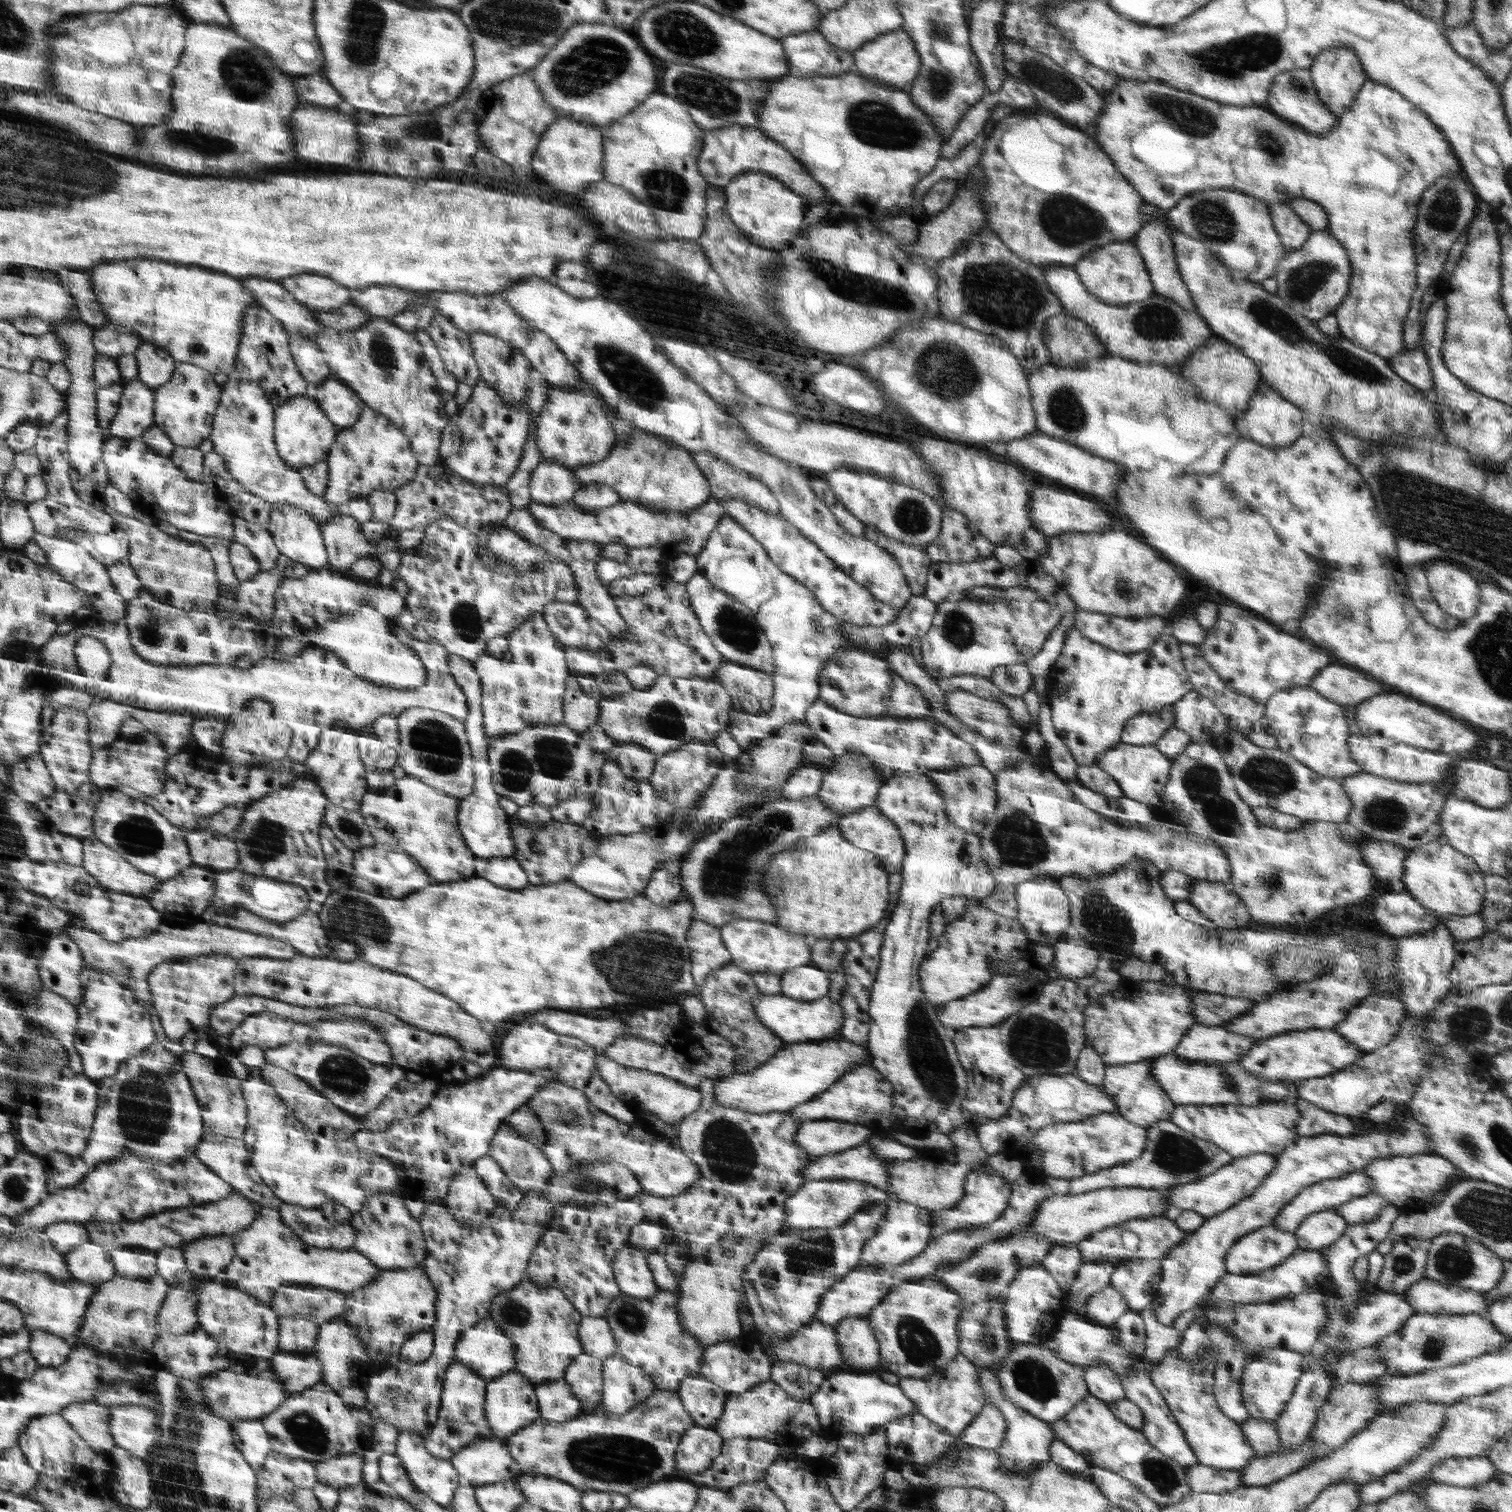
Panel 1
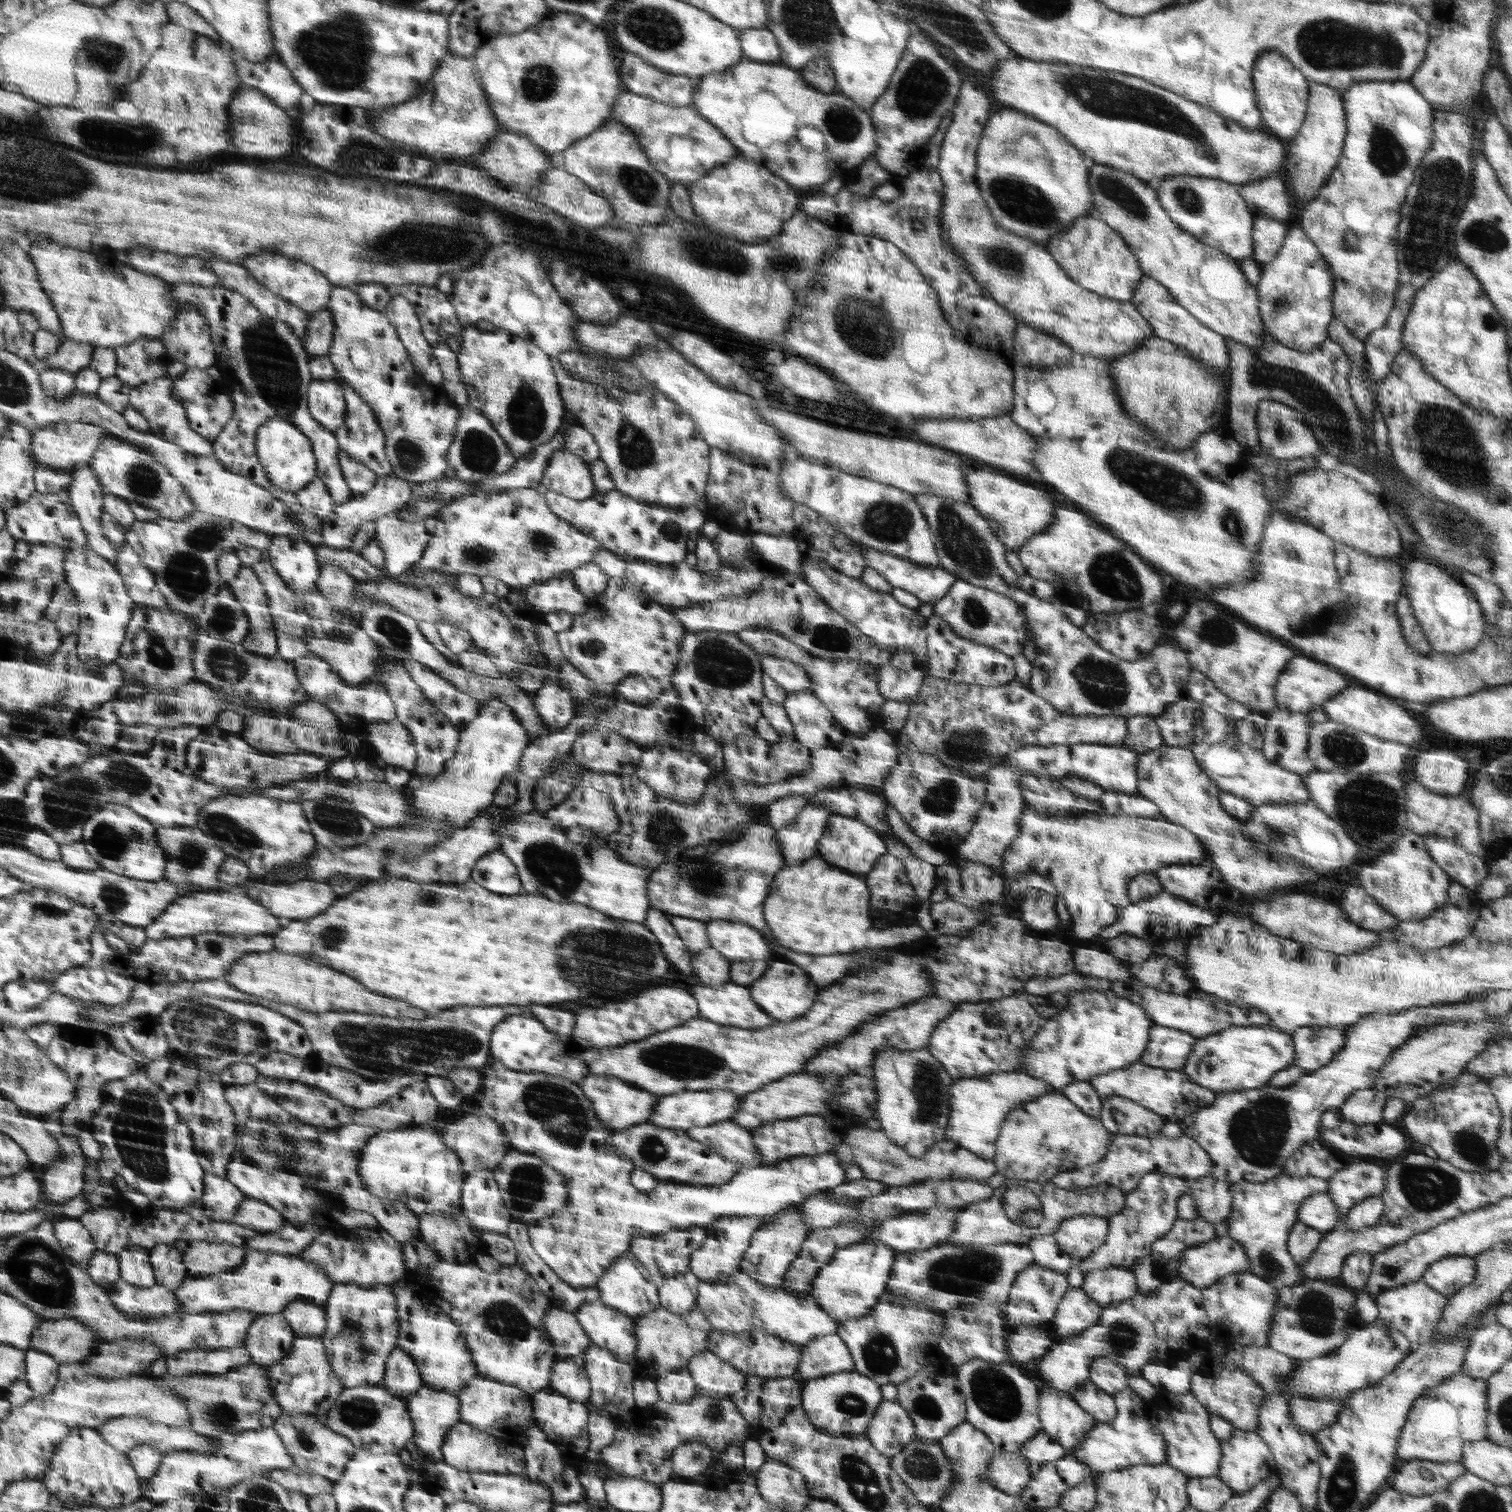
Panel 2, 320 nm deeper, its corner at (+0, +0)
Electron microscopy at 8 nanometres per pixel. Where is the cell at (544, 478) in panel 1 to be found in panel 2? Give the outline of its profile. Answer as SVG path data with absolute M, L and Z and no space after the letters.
M565 448L554 450L542 483L549 491L560 492L573 499L590 498L596 490L589 465L581 456Z

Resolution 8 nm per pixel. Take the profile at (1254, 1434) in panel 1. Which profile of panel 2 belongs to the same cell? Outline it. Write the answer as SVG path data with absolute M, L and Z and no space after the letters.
M1234 1429L1225 1441L1221 1441L1222 1456L1217 1478L1226 1483L1235 1496L1252 1490L1256 1484L1264 1481L1270 1473L1277 1470L1275 1458L1270 1447L1256 1434L1256 1431Z

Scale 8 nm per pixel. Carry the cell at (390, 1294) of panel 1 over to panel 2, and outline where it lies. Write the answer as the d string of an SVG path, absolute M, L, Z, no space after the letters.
M355 1282L335 1283L324 1307L327 1328L320 1338L331 1368L342 1380L343 1388L381 1384L386 1374L387 1359L397 1348L400 1334L394 1289L388 1284L364 1288Z

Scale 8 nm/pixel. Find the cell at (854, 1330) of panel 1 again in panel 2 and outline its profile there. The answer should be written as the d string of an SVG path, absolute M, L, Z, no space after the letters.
M836 1334L821 1335L804 1346L804 1355L796 1375L802 1381L852 1371L854 1357L847 1342Z

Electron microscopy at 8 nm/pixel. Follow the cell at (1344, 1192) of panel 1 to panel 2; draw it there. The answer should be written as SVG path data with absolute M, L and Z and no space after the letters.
M1281 1173L1261 1183L1230 1183L1229 1190L1232 1193L1232 1210L1226 1219L1230 1226L1225 1236L1244 1249L1250 1261L1249 1272L1269 1282L1278 1291L1302 1282L1298 1267L1287 1249L1288 1236L1297 1224L1302 1202L1308 1200L1308 1196L1328 1192L1327 1179L1317 1176L1295 1177Z

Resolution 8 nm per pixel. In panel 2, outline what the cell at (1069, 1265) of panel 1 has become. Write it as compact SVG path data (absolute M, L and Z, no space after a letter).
M1052 1235L1038 1236L1026 1244L1031 1248L1034 1264L1050 1268L1055 1272L1068 1274L1068 1270L1074 1265L1074 1261L1066 1254Z

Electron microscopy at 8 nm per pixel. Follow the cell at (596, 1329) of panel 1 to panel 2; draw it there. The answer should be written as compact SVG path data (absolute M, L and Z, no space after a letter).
M551 1306L543 1318L544 1334L550 1335L550 1341L556 1348L556 1356L560 1360L582 1355L592 1346L592 1340L584 1333L578 1317L564 1309Z

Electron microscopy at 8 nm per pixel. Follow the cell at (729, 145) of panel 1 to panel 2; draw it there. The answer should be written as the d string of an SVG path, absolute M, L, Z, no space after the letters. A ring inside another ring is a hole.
M625 90L619 94L615 100L609 122L612 119L627 126L633 132L636 140L643 145L644 152L647 153L648 160L656 172L662 172L668 180L676 183L688 185L694 183L696 179L703 177L711 168L719 167L727 163L732 157L740 155L737 148L726 136L716 128L711 121L706 120L699 112L691 106L673 107L662 104L660 101L652 100L650 97L640 96L636 93ZM672 136L688 136L694 140L694 148L698 150L698 166L690 170L670 170L666 164L666 158L670 154L668 150L668 140Z

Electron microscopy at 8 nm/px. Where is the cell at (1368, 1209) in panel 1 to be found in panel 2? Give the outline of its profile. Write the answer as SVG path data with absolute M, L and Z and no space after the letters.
M1320 1192L1320 1194L1308 1196L1308 1200L1302 1202L1298 1210L1297 1223L1325 1234L1339 1227L1340 1211L1332 1203L1332 1198L1328 1197L1328 1194Z

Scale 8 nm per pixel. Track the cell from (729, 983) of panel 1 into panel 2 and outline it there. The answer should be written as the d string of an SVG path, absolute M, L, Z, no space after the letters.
M711 946L691 955L693 976L698 976L704 985L713 987L731 982L731 961Z

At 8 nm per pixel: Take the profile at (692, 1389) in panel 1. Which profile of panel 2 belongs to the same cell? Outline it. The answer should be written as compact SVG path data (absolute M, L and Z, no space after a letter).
M685 1368L670 1371L655 1382L659 1398L669 1403L683 1403L698 1394L695 1379Z

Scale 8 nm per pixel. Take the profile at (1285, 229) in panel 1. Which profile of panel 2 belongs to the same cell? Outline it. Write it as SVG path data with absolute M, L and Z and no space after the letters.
M1260 218L1253 222L1253 260L1258 264L1270 263L1280 252L1289 229L1286 224L1272 218Z

